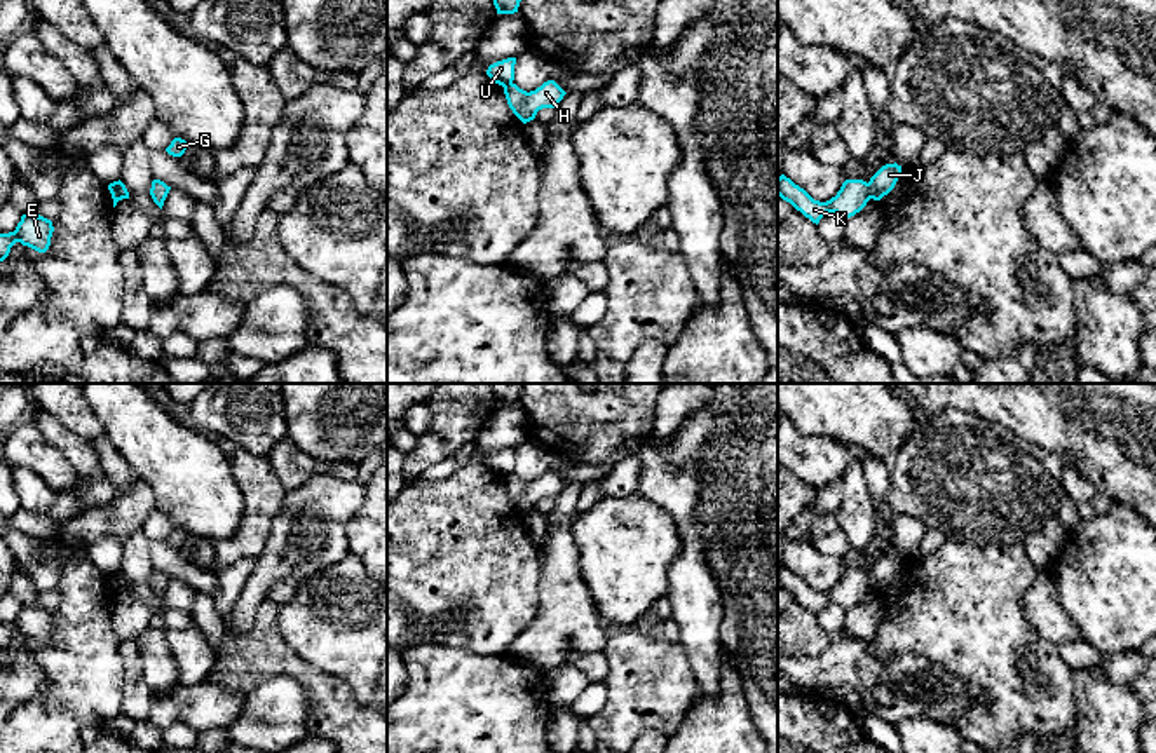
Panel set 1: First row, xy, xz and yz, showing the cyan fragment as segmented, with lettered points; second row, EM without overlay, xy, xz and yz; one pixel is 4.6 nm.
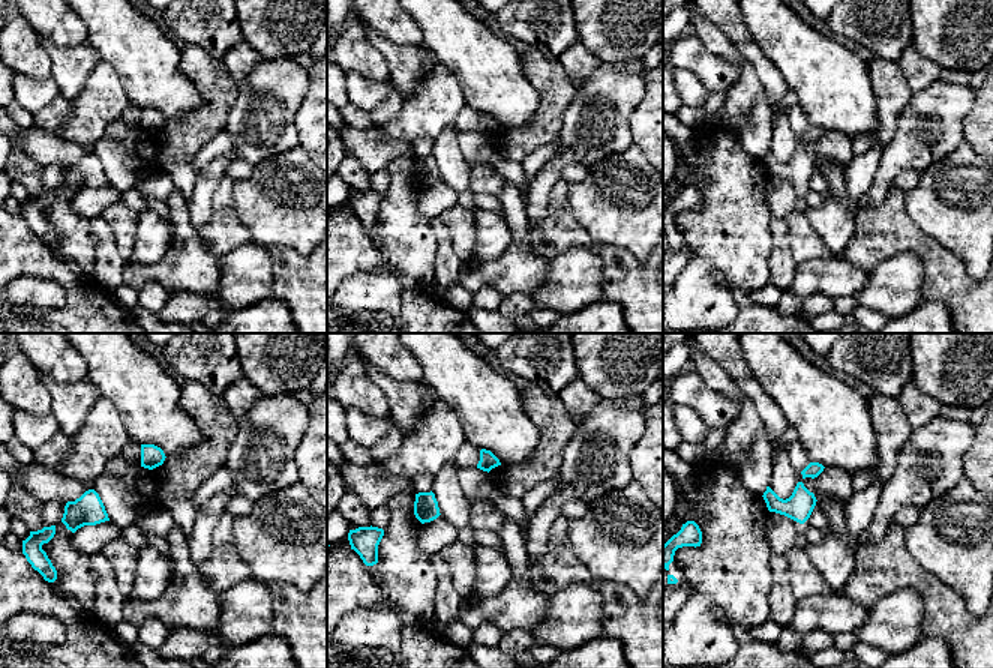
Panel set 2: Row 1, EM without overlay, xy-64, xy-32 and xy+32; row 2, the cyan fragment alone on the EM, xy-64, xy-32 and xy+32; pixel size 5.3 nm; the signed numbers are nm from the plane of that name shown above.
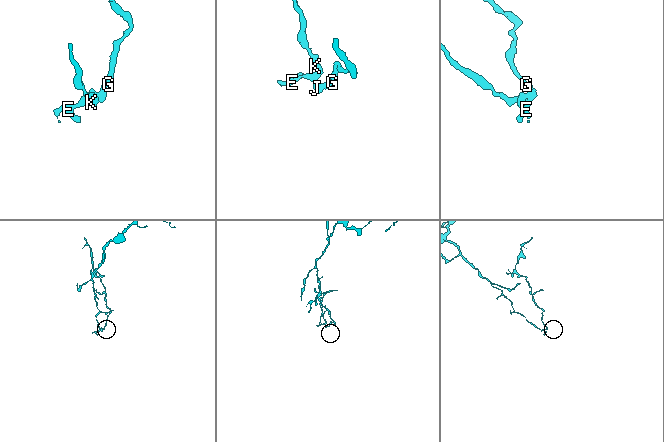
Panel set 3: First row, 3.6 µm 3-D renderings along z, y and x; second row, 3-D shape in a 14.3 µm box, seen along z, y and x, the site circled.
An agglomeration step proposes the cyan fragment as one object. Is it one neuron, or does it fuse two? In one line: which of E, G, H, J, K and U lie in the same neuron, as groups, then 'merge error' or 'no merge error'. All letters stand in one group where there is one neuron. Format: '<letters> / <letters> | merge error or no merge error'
E K U / G H J | merge error

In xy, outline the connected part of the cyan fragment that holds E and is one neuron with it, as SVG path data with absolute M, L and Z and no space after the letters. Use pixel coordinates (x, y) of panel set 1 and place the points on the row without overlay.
M23 605L14 622L0 624L0 652L3 652L16 633L28 636L38 643L45 643L51 636L54 617L44 607Z

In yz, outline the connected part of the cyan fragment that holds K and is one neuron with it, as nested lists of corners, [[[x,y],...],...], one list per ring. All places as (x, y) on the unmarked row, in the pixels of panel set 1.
[[[785,565],[778,568],[778,586],[816,615],[826,603],[837,603],[847,610],[860,603],[872,589],[867,572],[846,570],[835,587],[819,593]]]

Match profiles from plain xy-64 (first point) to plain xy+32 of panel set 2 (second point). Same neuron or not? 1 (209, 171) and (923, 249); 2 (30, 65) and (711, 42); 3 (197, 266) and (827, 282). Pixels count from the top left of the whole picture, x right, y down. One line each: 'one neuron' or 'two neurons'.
1: two neurons
2: two neurons
3: one neuron

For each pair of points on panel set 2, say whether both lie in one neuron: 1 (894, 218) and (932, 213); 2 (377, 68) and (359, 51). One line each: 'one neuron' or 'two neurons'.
1: two neurons
2: one neuron

